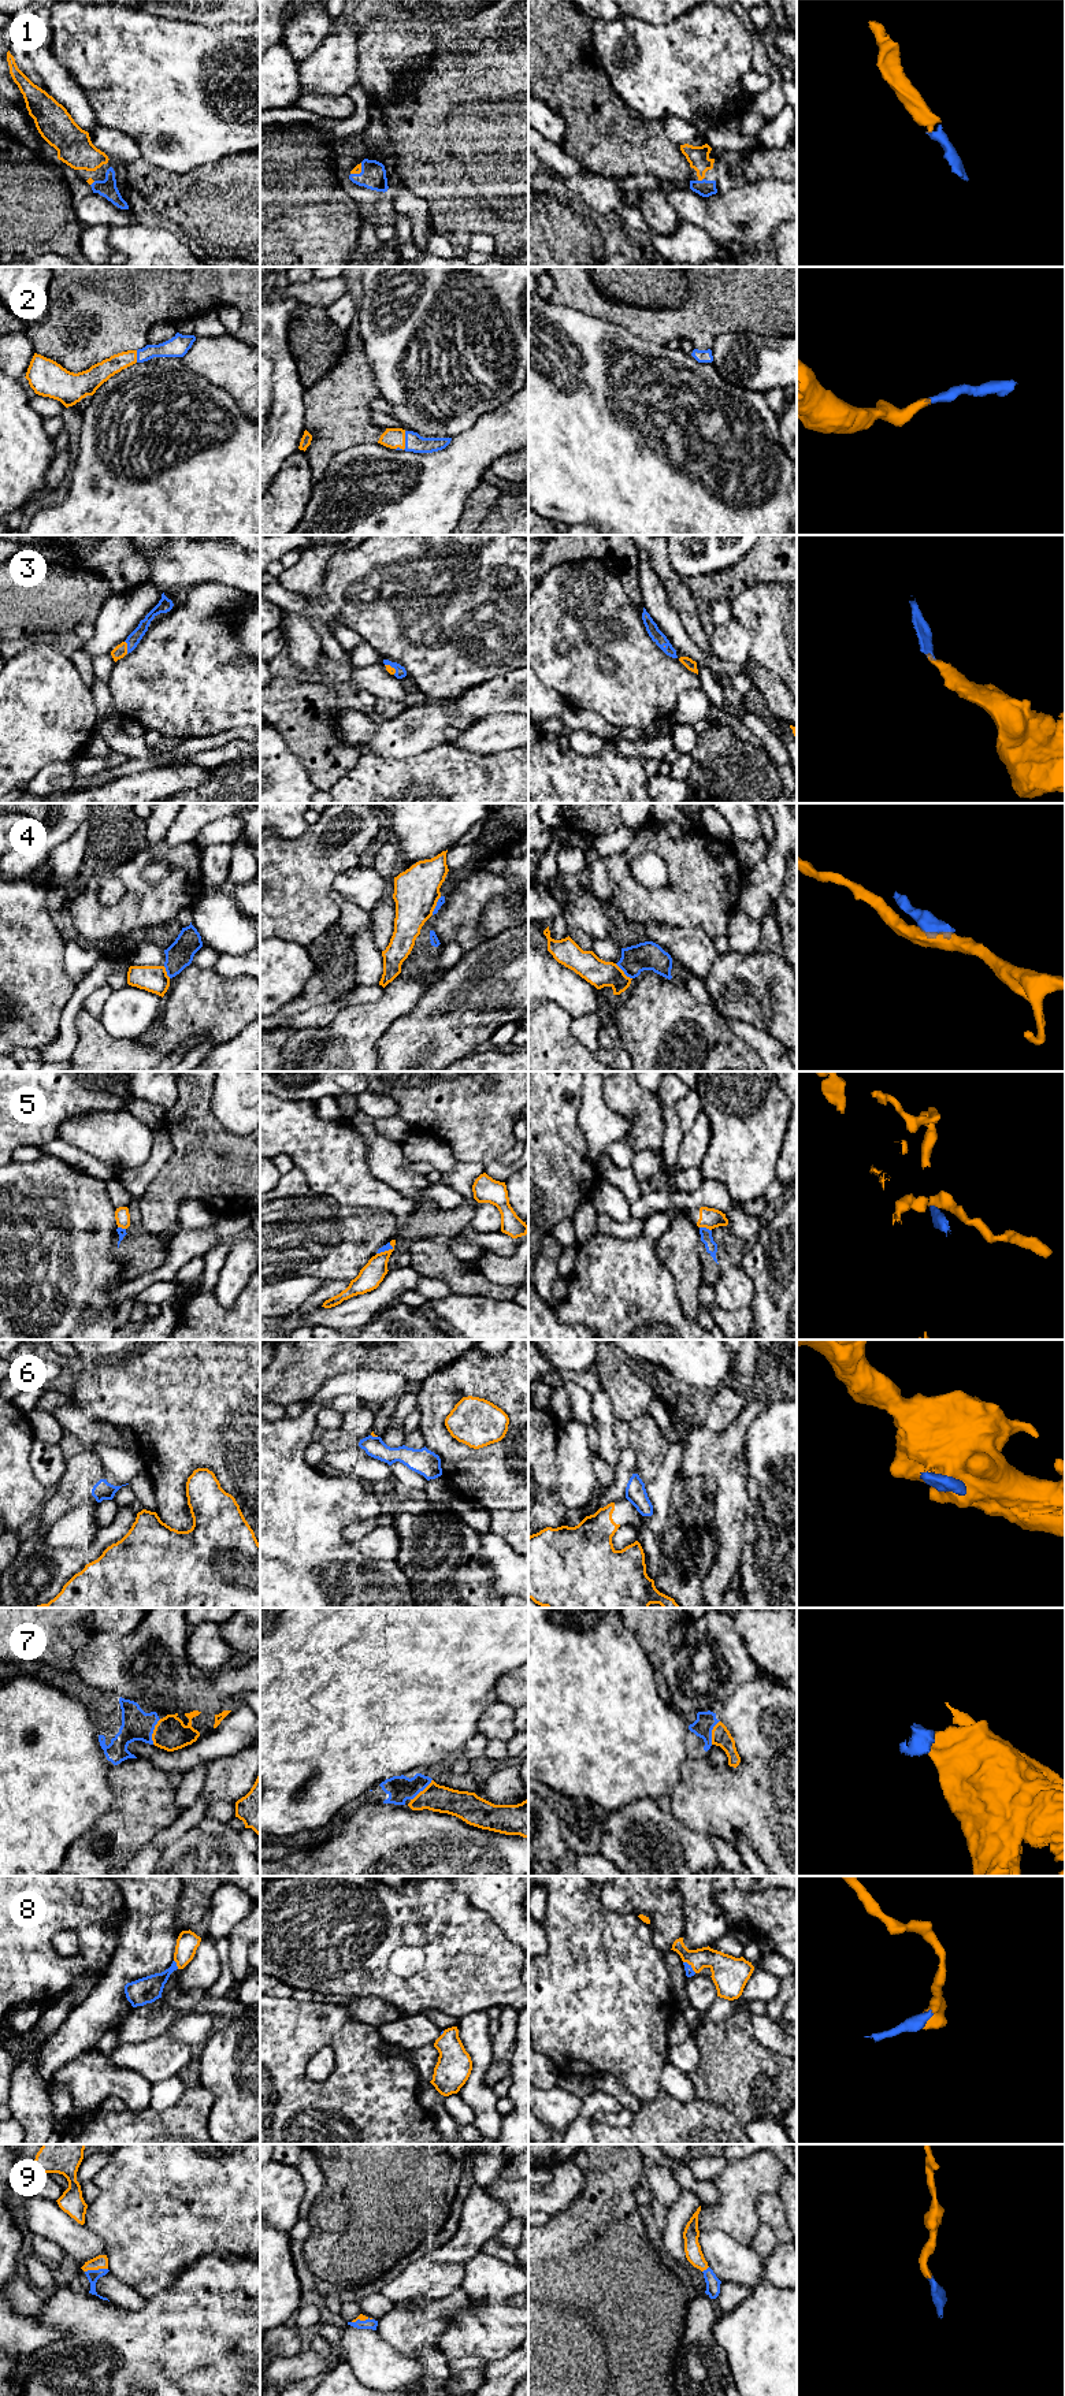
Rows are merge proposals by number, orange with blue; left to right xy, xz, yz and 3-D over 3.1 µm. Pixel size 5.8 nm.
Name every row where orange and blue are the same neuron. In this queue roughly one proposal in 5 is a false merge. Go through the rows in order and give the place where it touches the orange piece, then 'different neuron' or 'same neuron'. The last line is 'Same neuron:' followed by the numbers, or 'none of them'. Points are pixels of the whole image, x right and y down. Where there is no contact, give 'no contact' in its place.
1: meets orange in yz at (700, 179); same neuron
2: meets orange in xz at (404, 444); same neuron
3: meets orange in xy at (126, 647); same neuron
4: meets orange in yz at (623, 972); different neuron
5: meets orange in yz at (705, 1226); different neuron
6: meets orange in xz at (374, 1436); different neuron
7: meets orange in xy at (154, 1731); same neuron
8: meets orange in xy at (177, 1964); same neuron
9: meets orange in xy at (96, 2269); same neuron
Same neuron: 1, 2, 3, 7, 8, 9

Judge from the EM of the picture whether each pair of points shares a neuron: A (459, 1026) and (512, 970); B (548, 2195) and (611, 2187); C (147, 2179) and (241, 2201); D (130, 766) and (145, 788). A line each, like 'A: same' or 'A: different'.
A: same
B: different
C: same
D: different

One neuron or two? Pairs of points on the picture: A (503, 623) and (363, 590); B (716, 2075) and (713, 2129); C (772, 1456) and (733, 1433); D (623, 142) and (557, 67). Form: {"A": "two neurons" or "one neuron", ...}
{"A": "one neuron", "B": "two neurons", "C": "two neurons", "D": "one neuron"}

